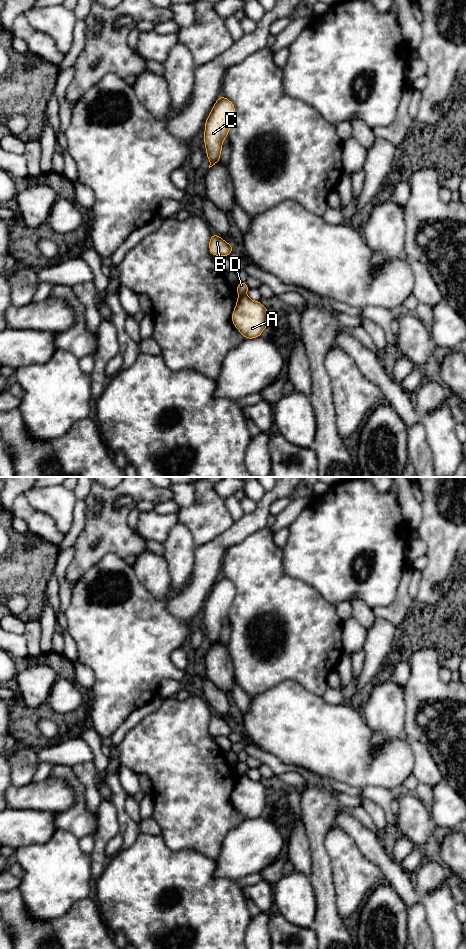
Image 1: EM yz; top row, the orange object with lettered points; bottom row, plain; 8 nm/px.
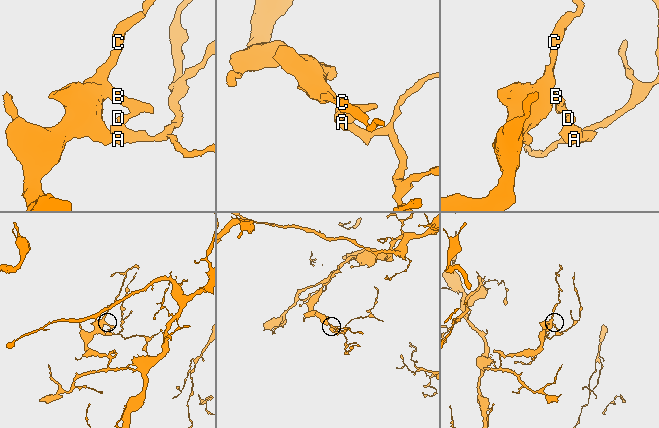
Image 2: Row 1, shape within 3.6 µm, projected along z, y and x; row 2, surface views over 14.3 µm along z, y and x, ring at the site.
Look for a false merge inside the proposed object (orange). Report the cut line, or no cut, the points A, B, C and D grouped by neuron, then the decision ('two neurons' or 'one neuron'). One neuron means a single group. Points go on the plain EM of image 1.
cut in yz along (245, 774), (239, 776); A / B C D; two neurons

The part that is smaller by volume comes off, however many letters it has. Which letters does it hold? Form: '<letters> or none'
A

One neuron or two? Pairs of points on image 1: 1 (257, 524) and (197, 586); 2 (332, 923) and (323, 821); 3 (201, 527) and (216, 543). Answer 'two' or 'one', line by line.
1: one
2: one
3: two

